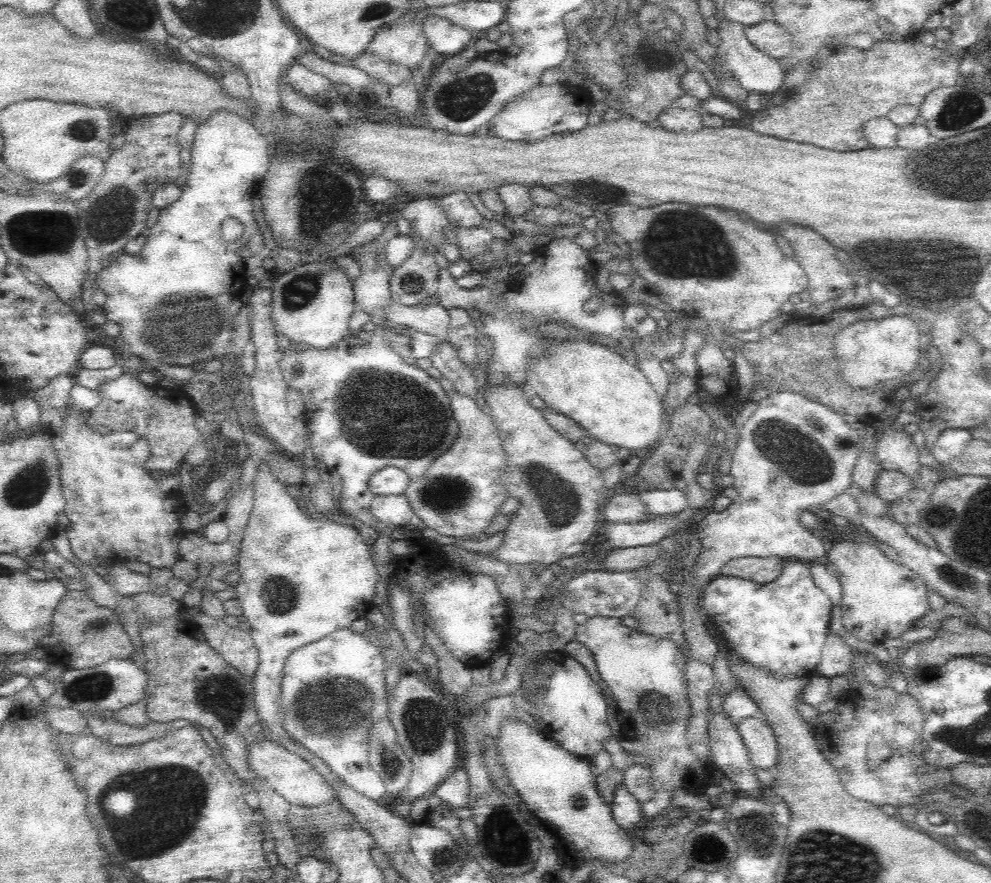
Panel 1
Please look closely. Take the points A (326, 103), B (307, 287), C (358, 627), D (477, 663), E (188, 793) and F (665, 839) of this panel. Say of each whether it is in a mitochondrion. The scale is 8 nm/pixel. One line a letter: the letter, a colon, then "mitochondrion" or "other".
A: other
B: mitochondrion
C: other
D: other
E: mitochondrion
F: other

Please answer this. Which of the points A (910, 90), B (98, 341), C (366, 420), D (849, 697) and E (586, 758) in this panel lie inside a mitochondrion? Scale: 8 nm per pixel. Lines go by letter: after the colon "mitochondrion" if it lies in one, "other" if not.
A: other
B: other
C: mitochondrion
D: other
E: other

